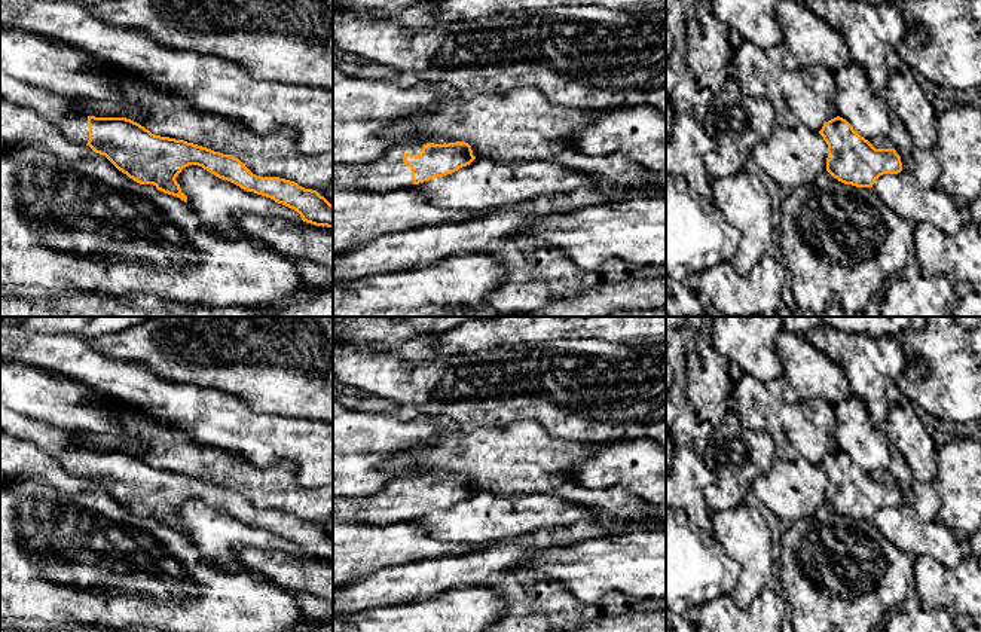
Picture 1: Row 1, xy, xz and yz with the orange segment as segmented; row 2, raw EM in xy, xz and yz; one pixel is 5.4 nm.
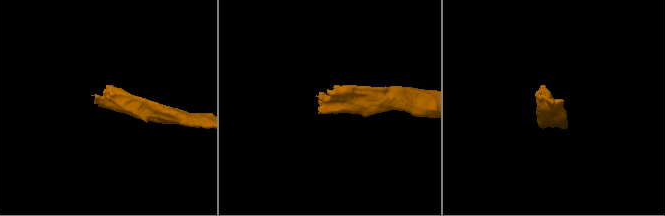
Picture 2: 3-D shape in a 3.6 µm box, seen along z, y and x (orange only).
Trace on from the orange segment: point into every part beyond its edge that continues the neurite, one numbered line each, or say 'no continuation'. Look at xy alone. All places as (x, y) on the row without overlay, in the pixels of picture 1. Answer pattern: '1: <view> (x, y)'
1: xy (57, 442)

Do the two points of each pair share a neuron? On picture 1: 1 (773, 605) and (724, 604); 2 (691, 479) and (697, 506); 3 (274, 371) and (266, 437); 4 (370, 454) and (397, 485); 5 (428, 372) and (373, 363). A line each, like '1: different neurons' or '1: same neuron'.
1: same neuron
2: same neuron
3: different neurons
4: different neurons
5: same neuron

